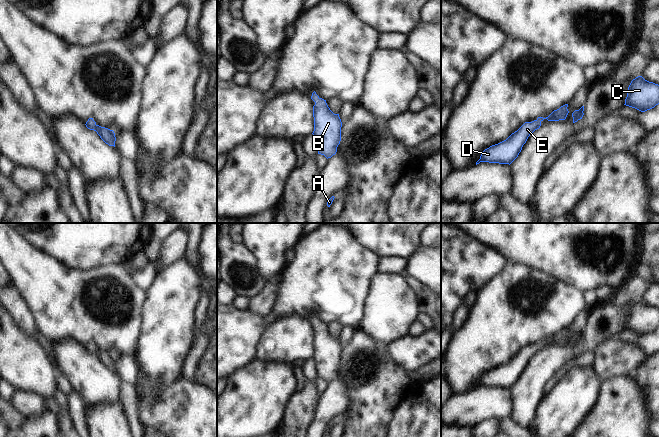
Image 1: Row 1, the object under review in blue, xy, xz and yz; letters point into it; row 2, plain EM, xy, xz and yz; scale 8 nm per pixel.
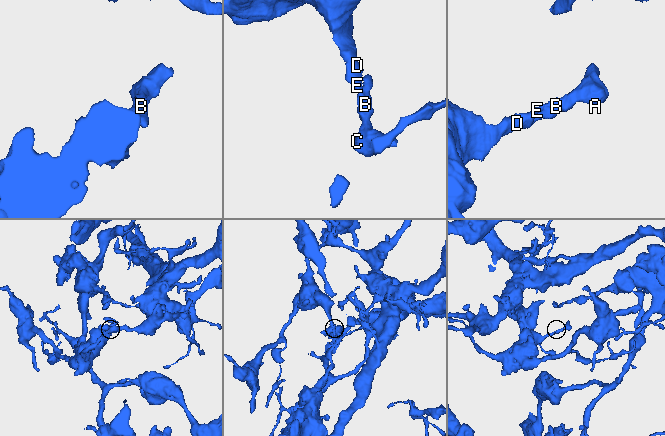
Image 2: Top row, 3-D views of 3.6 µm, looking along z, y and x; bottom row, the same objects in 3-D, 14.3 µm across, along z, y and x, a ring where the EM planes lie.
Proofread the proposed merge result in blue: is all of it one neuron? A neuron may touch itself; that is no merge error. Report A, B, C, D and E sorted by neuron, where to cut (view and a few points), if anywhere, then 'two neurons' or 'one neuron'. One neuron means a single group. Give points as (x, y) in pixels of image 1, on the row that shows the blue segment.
A B C D E; no cut; one neuron

